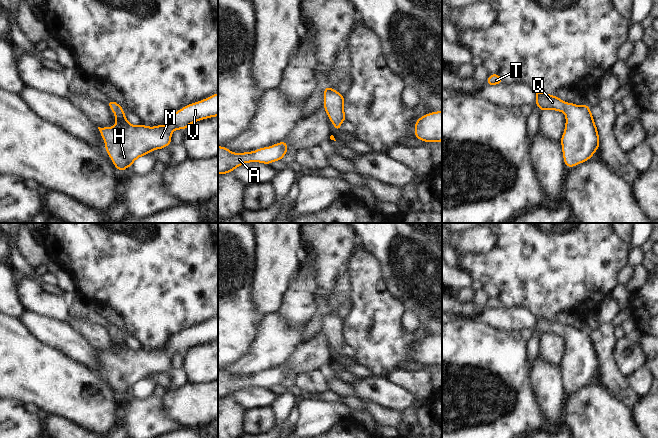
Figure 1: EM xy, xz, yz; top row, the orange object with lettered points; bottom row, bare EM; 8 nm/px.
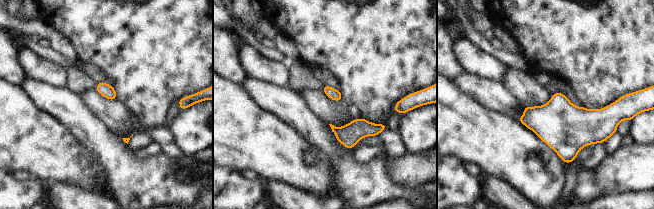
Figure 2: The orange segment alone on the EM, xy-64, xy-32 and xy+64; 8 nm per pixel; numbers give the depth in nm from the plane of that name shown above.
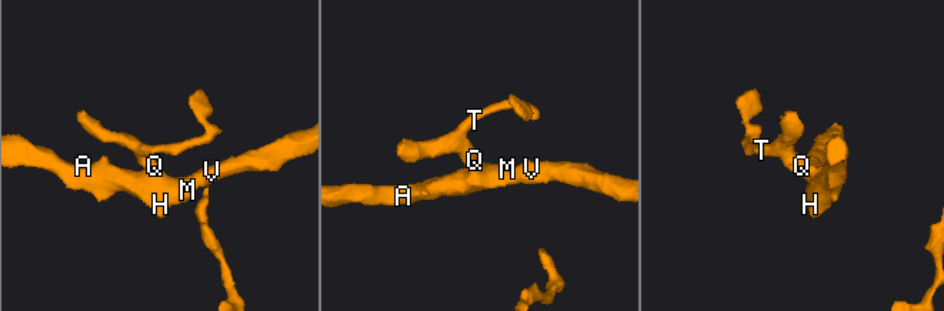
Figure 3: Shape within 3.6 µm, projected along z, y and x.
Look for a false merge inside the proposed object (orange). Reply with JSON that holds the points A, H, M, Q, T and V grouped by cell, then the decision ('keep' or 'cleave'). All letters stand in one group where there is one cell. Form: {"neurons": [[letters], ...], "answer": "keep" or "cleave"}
{"neurons": [["A", "H", "M", "Q", "T", "V"]], "answer": "keep"}

